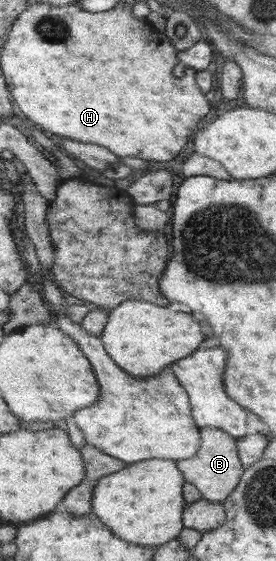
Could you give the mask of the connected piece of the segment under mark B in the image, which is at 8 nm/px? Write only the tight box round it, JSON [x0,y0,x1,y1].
[179,428,245,503]

